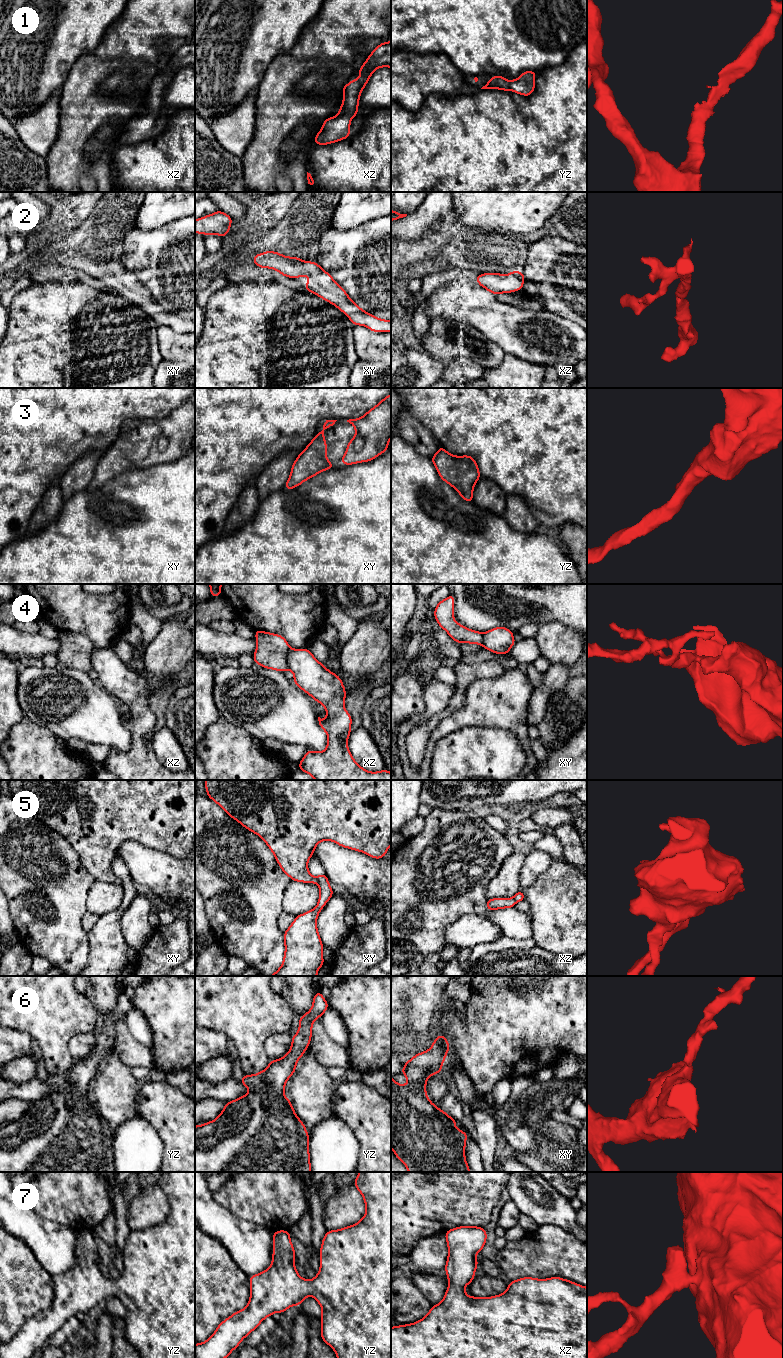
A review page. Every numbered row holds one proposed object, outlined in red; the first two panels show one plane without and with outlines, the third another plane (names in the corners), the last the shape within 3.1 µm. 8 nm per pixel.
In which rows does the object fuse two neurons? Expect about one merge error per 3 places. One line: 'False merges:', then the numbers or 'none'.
False merges: 4, 5

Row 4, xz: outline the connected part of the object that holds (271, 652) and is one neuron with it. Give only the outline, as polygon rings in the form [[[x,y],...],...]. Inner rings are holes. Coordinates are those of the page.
[[[255,630],[255,638],[257,641],[257,647],[253,653],[255,664],[282,673],[289,669],[287,654],[290,646],[283,636]]]

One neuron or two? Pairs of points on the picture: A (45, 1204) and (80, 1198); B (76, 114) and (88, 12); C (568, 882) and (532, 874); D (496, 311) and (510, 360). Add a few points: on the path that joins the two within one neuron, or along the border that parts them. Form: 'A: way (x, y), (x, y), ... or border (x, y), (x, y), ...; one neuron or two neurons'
A: way (54, 1198), (71, 1198); one neuron
B: border (102, 40), (93, 50), (83, 54), (68, 72); two neurons
C: border (553, 861), (527, 887), (521, 889); two neurons
D: border (506, 353), (530, 362); two neurons

